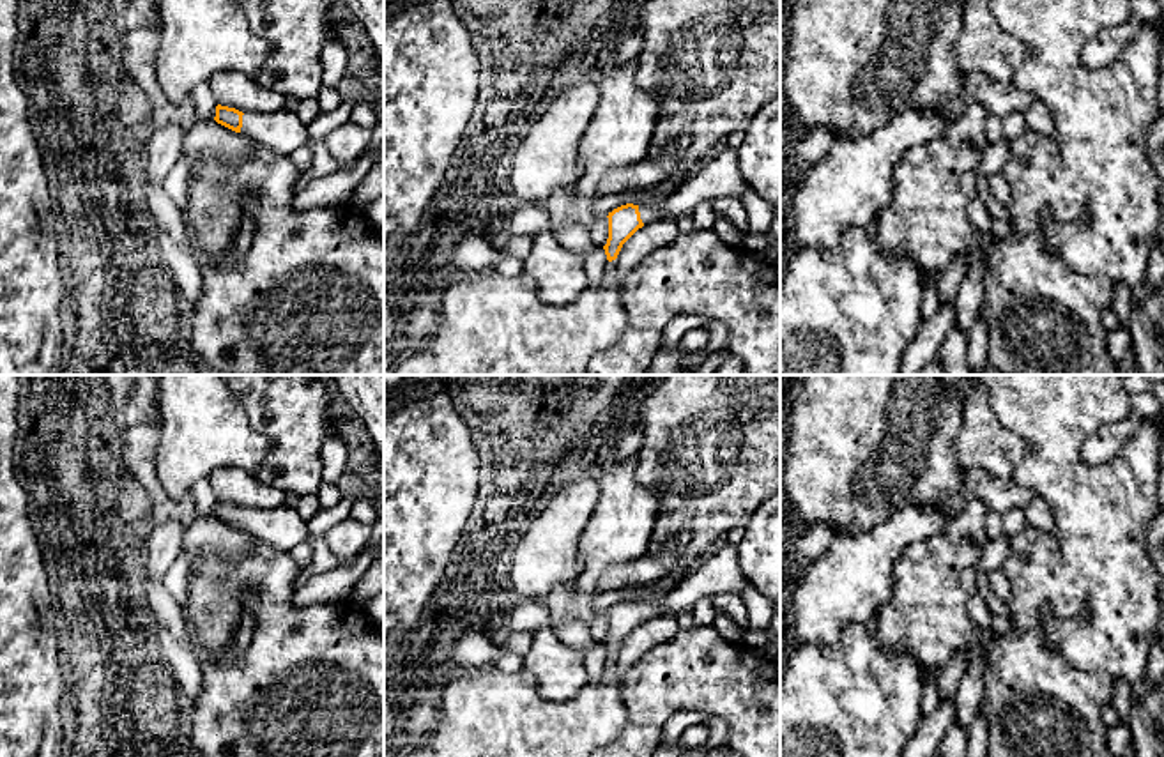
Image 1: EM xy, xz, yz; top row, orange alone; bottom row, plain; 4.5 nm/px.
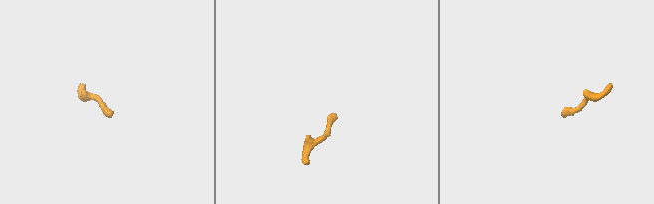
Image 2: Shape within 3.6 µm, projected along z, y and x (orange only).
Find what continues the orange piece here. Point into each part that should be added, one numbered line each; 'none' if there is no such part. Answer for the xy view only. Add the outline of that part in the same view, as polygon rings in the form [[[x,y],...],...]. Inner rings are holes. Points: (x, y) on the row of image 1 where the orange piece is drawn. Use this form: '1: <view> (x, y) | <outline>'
1: xy (282, 131) | [[[285,108],[272,113],[246,111],[241,133],[285,156],[306,147],[310,141],[308,129],[295,110]]]

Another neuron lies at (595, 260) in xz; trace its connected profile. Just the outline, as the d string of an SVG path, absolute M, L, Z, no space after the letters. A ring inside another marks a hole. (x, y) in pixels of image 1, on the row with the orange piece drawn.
M594 246L586 256L586 274L591 287L598 287L603 276L603 269L607 264L607 255L601 246Z

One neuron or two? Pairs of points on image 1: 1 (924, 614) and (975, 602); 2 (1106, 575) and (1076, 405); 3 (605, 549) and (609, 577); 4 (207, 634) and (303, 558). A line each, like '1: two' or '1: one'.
1: two
2: one
3: two
4: two

